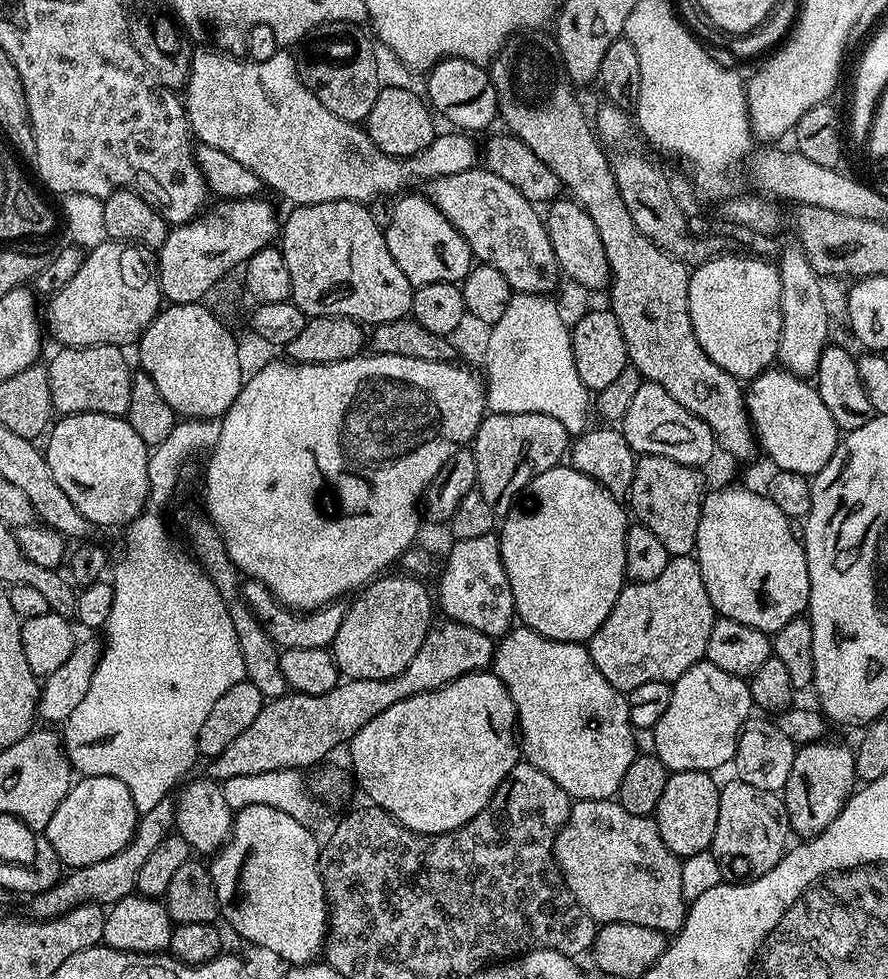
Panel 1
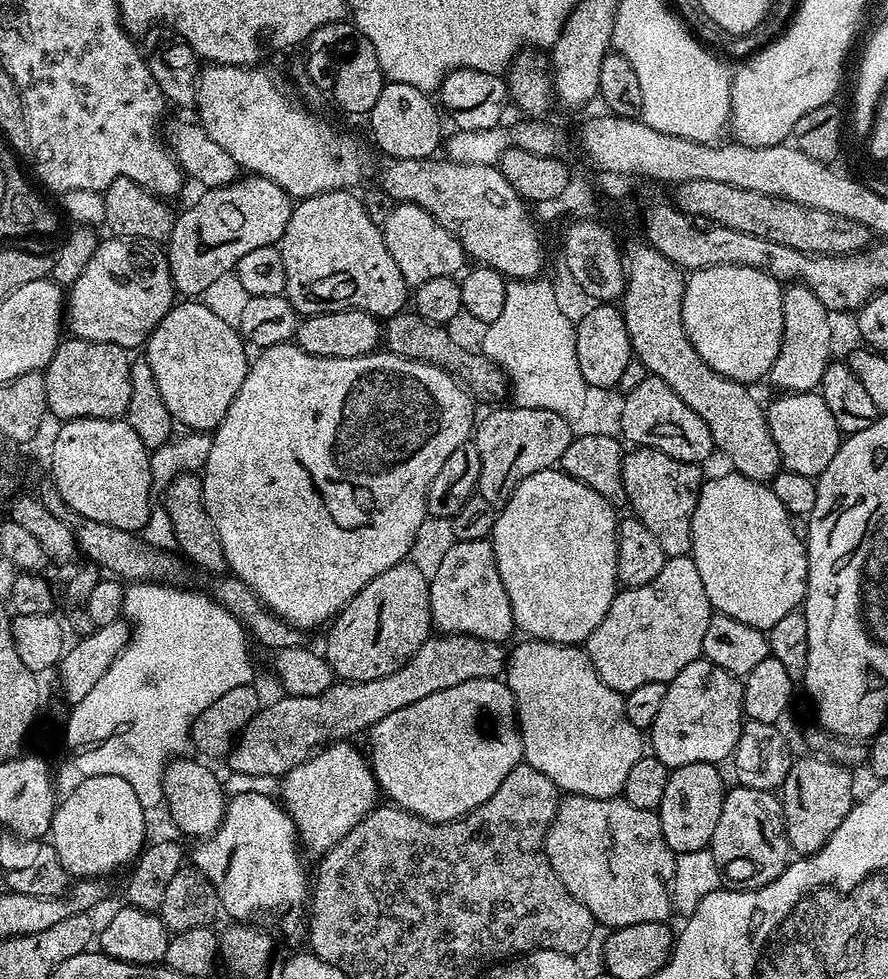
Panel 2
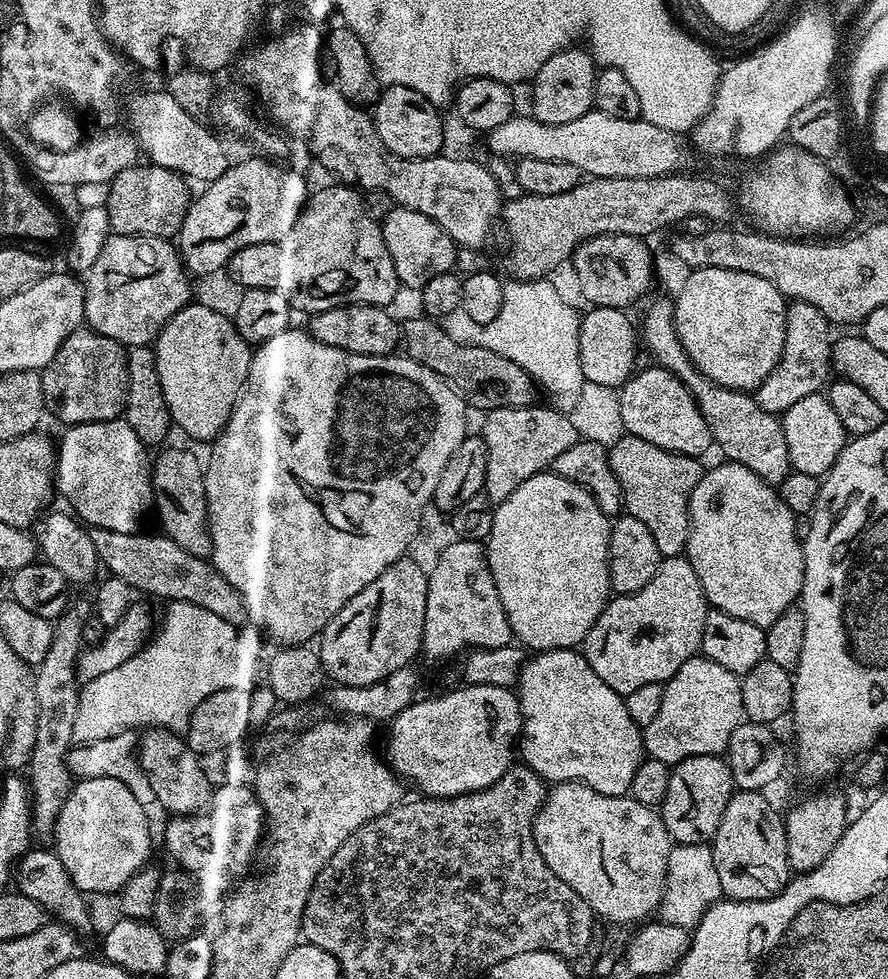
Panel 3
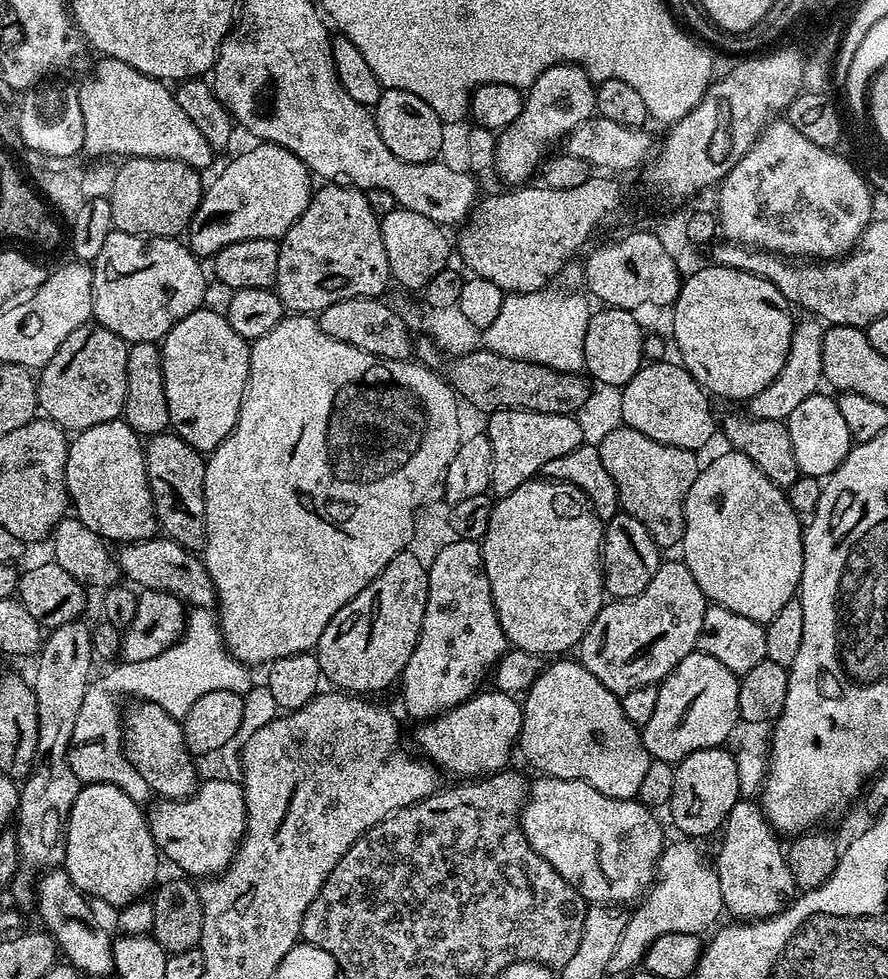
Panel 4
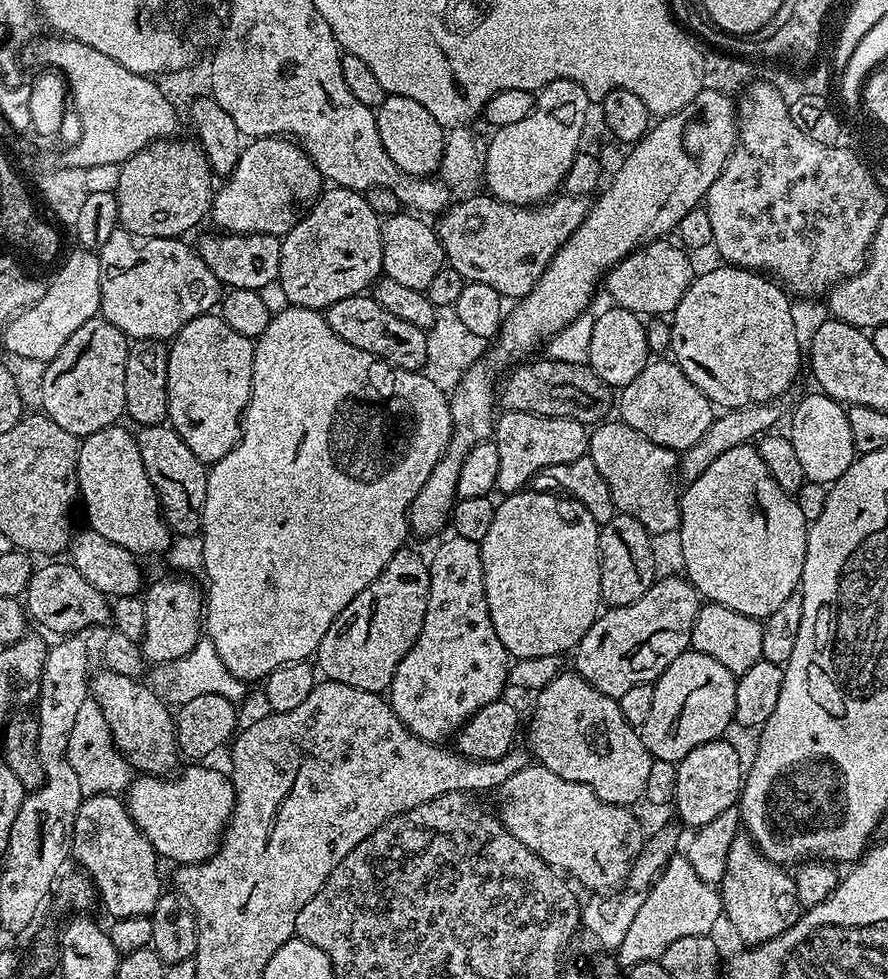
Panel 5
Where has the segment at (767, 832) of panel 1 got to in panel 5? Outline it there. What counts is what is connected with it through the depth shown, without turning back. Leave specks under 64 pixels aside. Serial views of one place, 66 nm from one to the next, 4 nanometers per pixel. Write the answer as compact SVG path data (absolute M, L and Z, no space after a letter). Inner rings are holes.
M737 834L727 854L726 870L718 891L725 919L746 946L755 946L780 936L800 917L795 879L781 865L770 862L751 839Z

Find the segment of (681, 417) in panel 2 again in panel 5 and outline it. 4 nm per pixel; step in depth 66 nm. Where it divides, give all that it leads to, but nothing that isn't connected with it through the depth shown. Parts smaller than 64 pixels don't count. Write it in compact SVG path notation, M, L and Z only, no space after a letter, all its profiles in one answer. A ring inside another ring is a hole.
M656 358L644 367L634 382L619 389L618 416L638 430L638 434L650 438L650 442L658 442L658 446L683 454L710 430L714 405L702 390L698 390L698 386L694 386L694 382L690 382L690 378L686 378L686 374L682 374L676 363L668 358Z

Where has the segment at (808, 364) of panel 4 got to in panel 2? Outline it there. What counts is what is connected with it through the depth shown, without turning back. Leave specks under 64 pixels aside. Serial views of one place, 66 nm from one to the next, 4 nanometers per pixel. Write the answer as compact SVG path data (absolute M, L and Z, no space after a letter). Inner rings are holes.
M799 282L784 288L783 334L778 358L768 375L768 382L780 392L815 391L832 362L832 326L830 312L812 290Z

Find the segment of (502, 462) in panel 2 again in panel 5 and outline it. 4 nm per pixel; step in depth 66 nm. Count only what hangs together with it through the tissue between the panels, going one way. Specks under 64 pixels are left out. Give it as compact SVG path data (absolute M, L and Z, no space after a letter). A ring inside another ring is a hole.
M501 411L494 420L494 443L498 450L495 491L500 494L519 492L534 474L546 470L546 466L562 466L562 462L574 462L588 455L589 435L586 425L570 418Z

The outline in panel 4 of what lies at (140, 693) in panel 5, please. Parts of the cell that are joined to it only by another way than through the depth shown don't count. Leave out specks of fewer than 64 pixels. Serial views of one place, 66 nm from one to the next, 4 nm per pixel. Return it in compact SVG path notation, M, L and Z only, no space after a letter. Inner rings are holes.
M147 702L133 703L133 708L123 713L122 716L122 743L124 746L124 756L146 778L146 786L157 797L166 800L185 800L191 796L198 787L196 780L196 764L191 752L189 752L186 742L184 741L184 726L177 717L166 714L160 704L149 704Z

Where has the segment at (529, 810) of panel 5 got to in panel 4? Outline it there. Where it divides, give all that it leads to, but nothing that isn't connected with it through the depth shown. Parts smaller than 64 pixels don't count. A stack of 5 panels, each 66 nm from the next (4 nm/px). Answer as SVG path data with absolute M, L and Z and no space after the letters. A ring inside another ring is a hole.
M543 774L535 778L537 780L533 779L528 789L528 800L520 811L520 825L533 850L593 904L628 906L631 900L639 901L657 878L657 864L666 845L664 828L656 821L657 813L637 799L610 798L602 794L602 790L594 790L590 782Z

